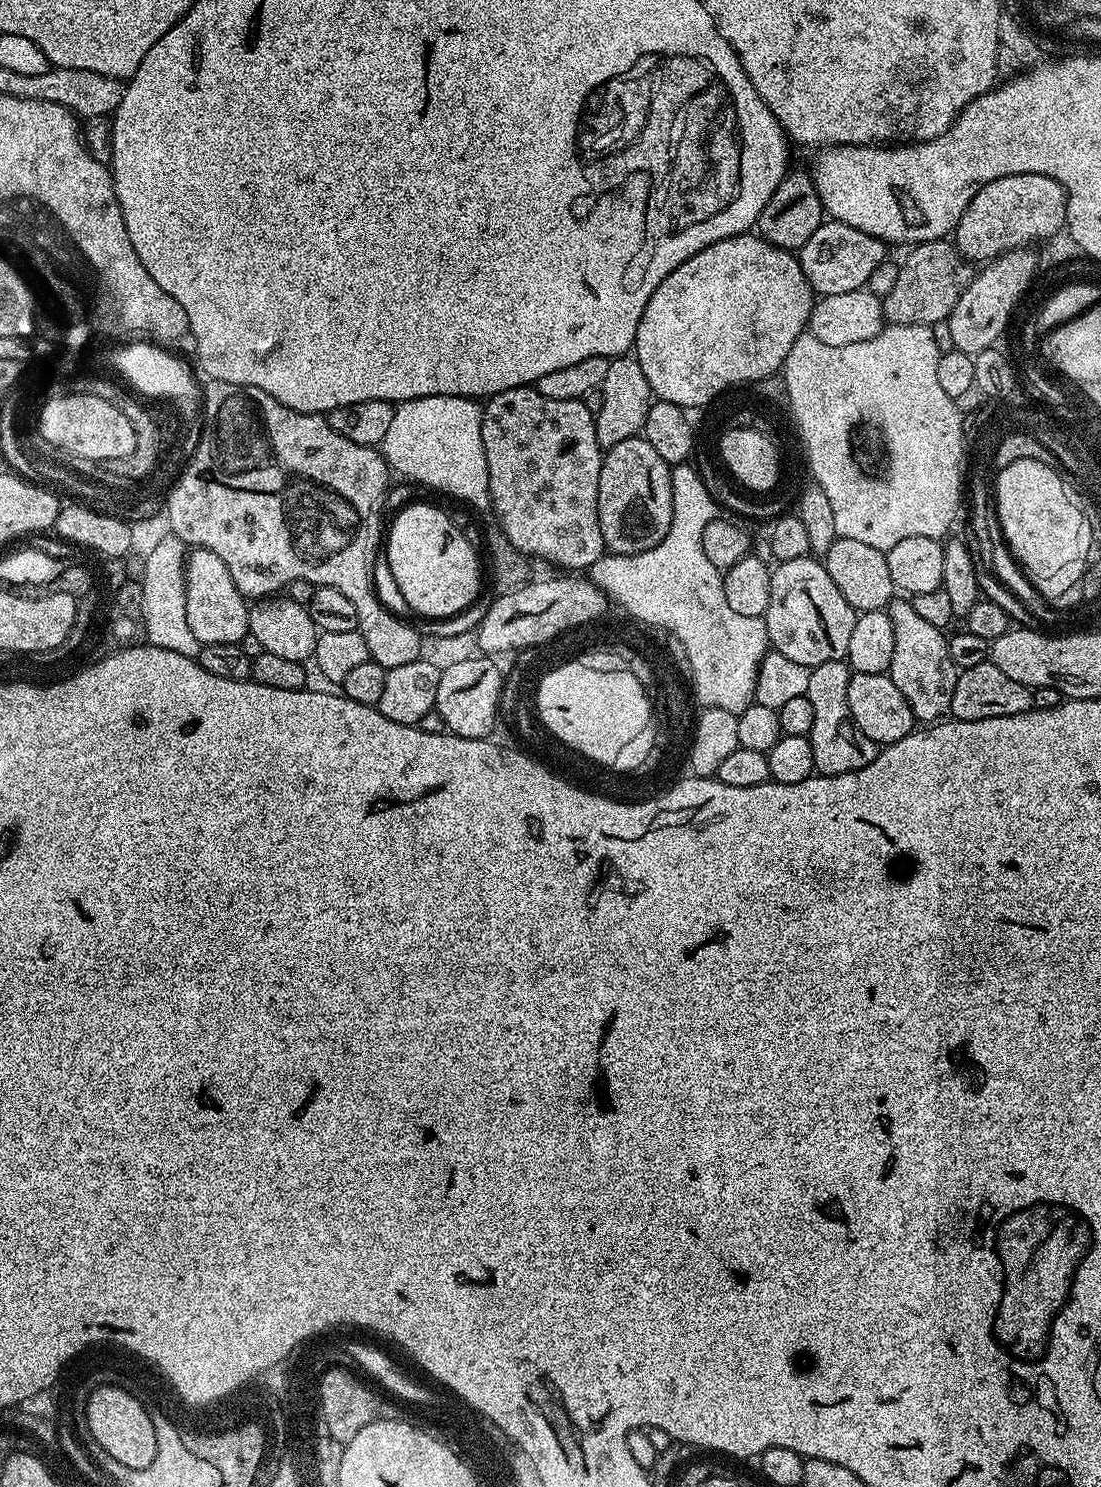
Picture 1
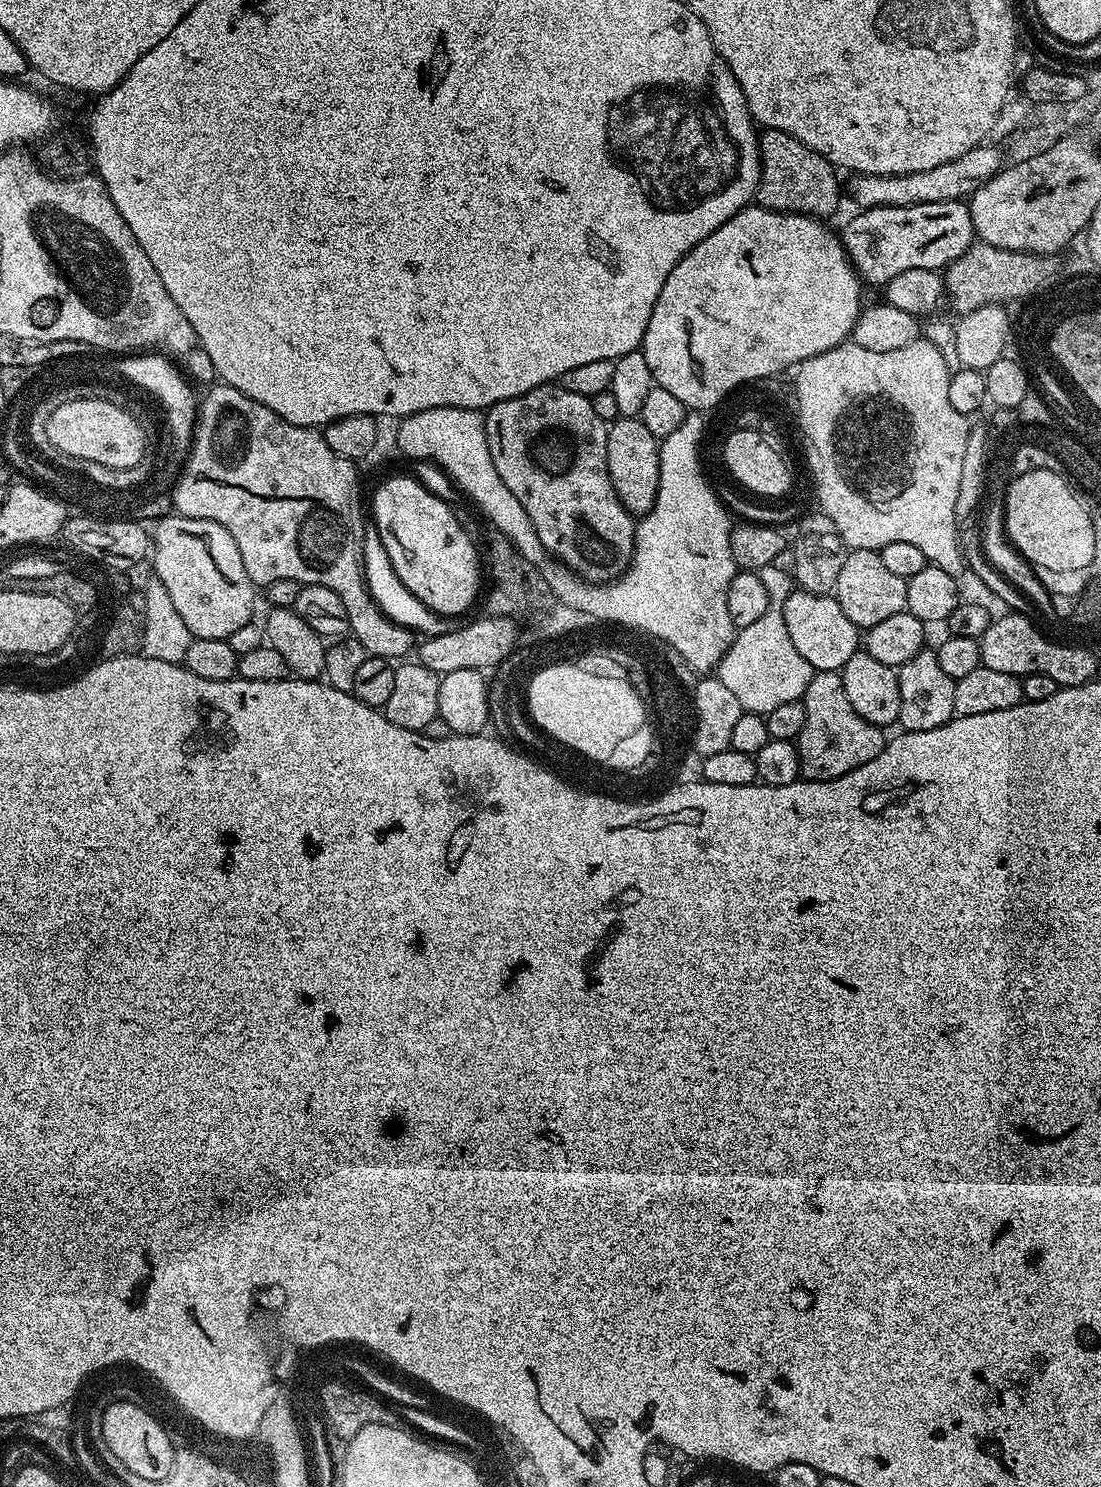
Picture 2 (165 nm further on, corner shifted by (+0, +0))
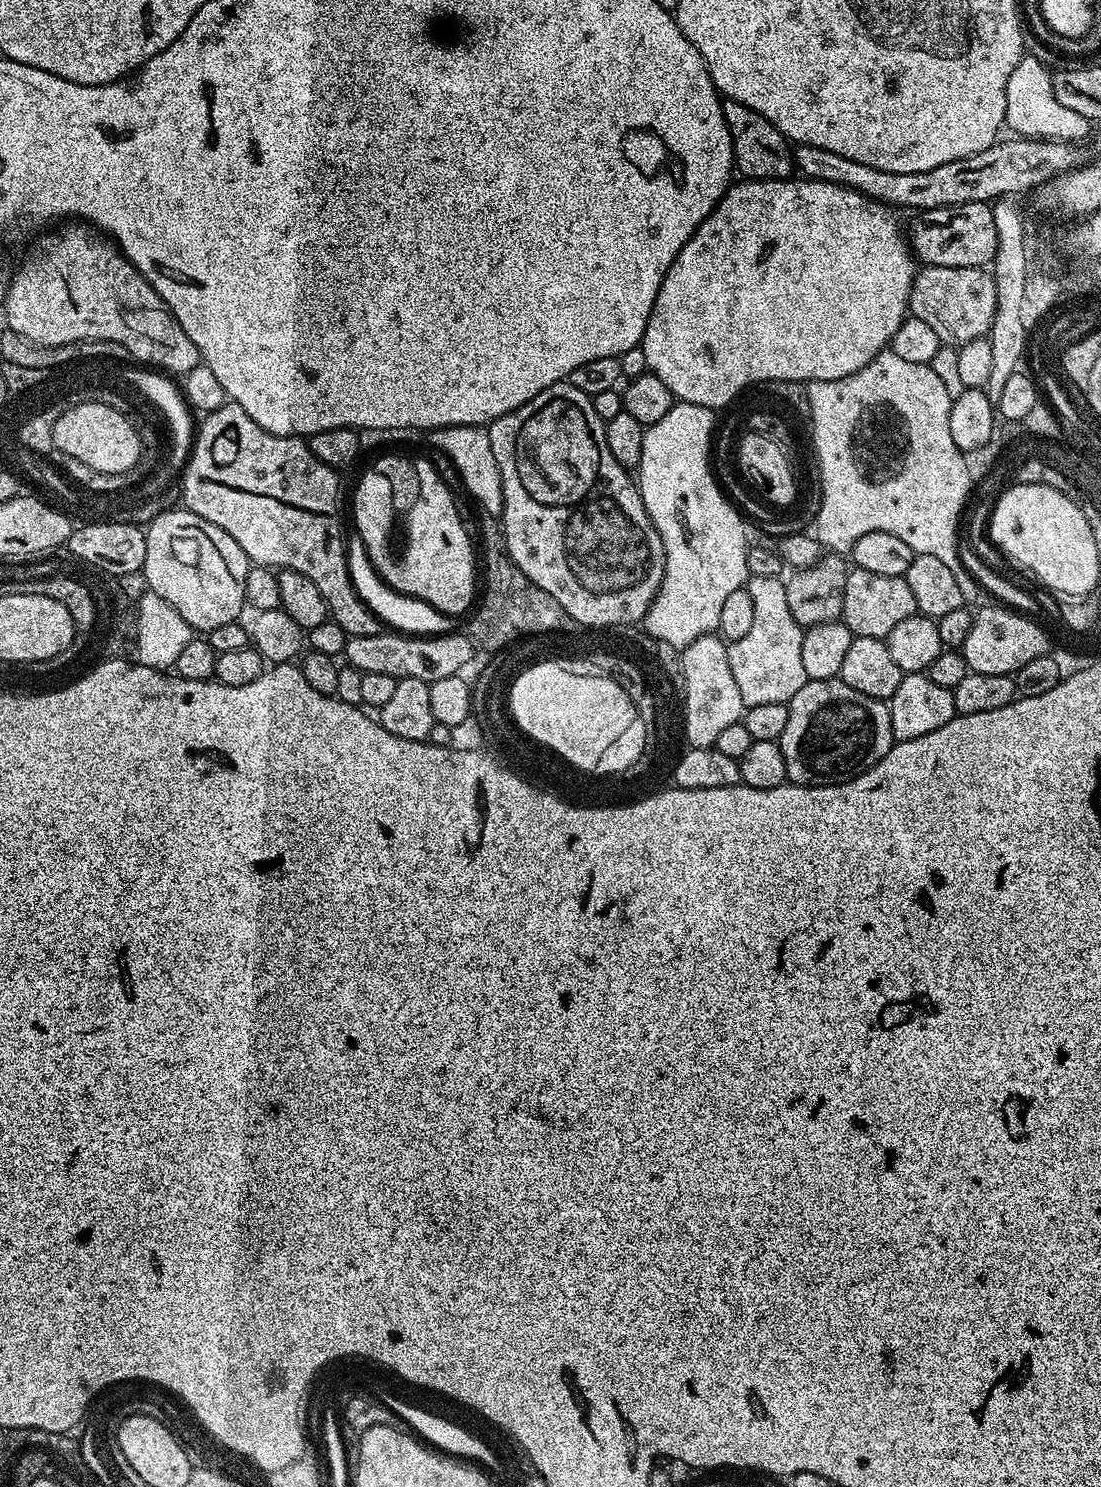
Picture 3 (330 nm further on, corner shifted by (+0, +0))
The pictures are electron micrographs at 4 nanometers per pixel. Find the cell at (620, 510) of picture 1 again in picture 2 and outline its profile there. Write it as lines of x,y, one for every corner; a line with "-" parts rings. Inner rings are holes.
626,416
608,424
606,458
610,482
622,502
622,506
633,517
639,518
654,506
660,481
660,440
646,430
639,418

